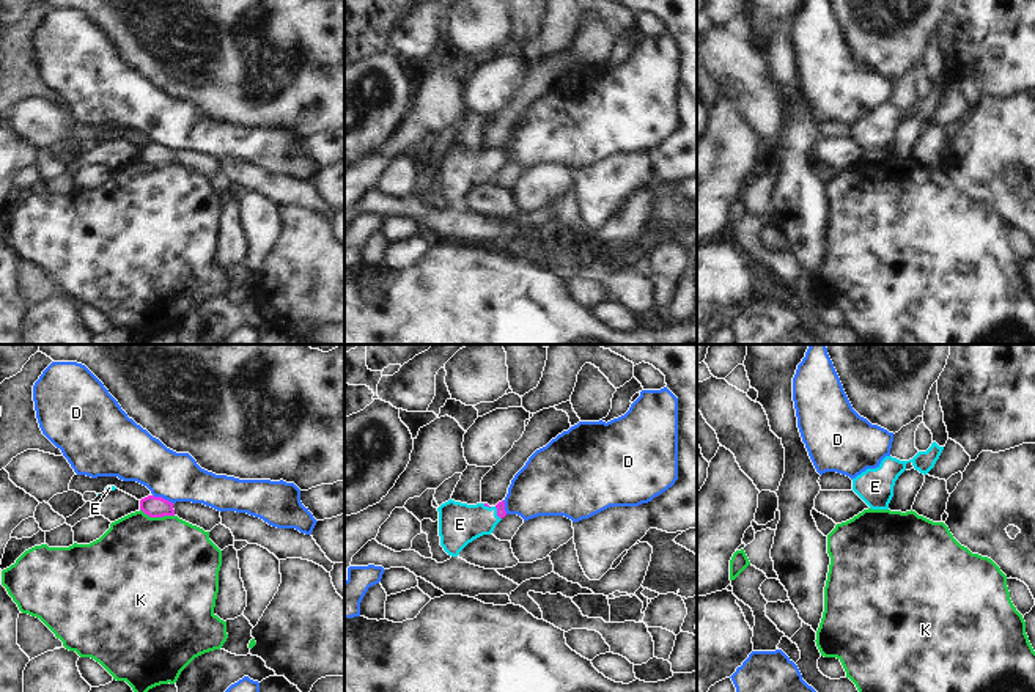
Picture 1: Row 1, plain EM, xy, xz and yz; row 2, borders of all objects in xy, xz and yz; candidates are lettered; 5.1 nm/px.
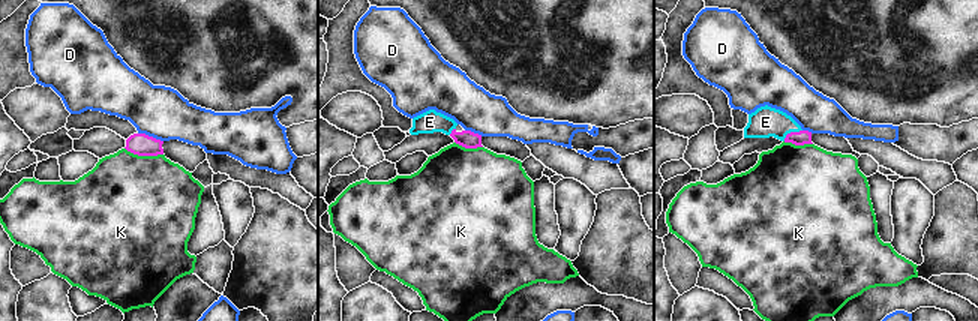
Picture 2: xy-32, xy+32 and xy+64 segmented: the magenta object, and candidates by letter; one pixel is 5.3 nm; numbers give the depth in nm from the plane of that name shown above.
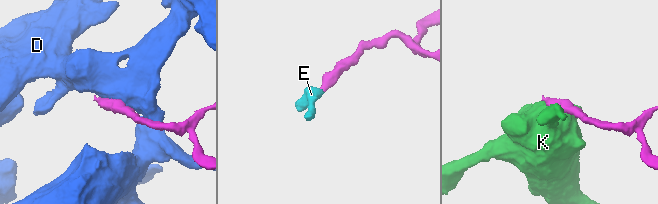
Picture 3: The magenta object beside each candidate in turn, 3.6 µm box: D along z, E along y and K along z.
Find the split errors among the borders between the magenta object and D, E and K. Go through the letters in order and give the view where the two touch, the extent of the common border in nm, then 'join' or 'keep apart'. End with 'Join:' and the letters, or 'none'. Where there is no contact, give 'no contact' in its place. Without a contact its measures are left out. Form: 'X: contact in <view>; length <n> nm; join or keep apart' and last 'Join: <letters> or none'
D: contact in xy; length 120 nm; keep apart
E: contact in xz; length 80 nm; join
K: contact in xy; length 180 nm; keep apart
Join: E

